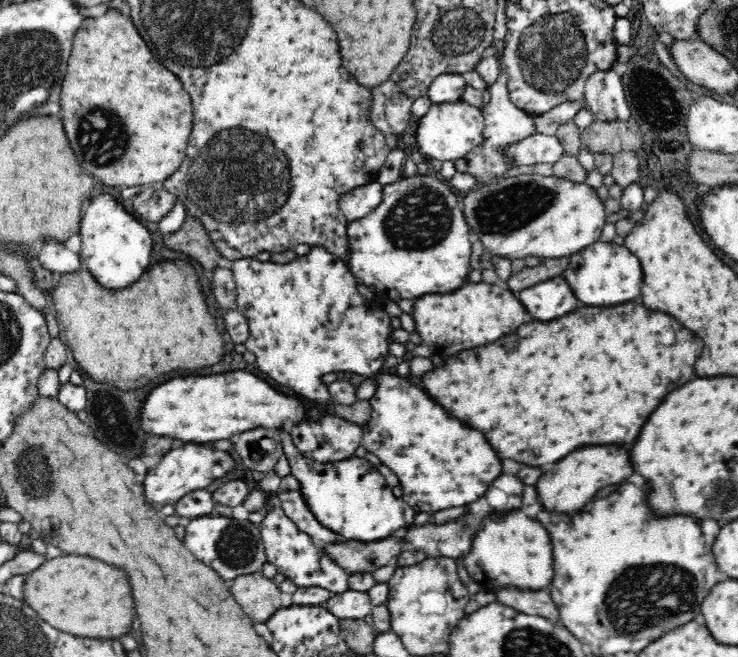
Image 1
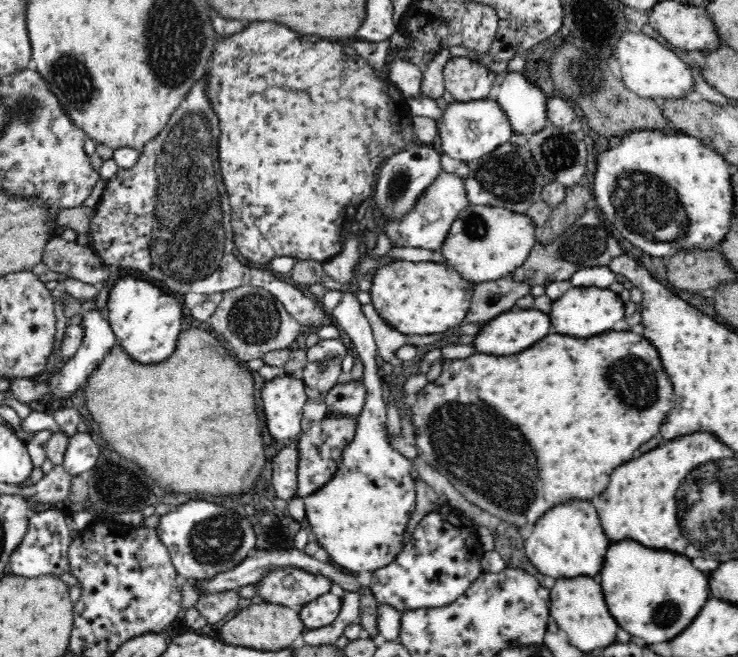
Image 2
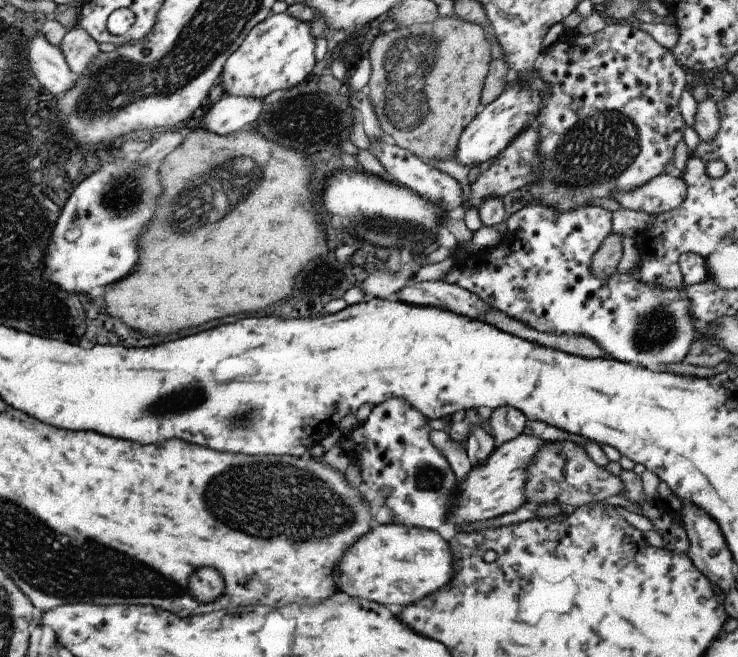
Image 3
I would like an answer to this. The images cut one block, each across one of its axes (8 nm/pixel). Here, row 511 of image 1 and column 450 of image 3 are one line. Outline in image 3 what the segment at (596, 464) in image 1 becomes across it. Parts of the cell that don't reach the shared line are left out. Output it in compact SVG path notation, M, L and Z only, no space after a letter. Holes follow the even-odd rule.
M394 523L376 526L344 552L336 566L336 586L348 596L408 606L452 580L452 554L446 542L437 531Z

